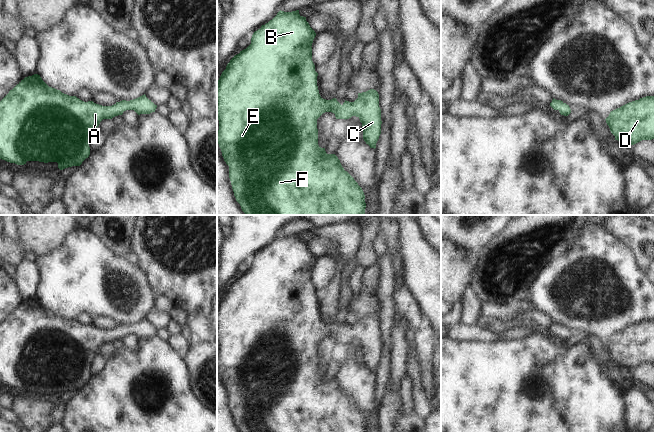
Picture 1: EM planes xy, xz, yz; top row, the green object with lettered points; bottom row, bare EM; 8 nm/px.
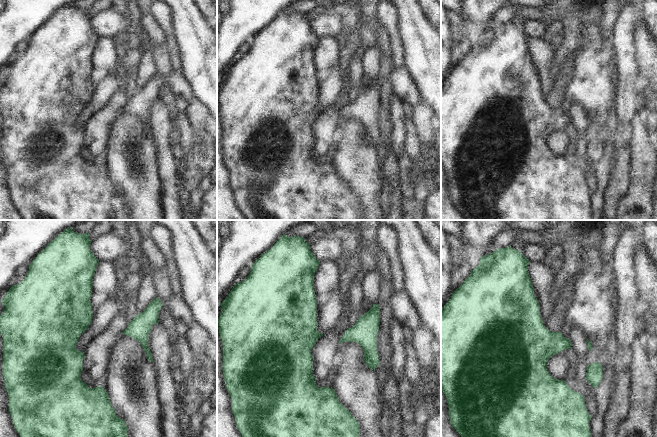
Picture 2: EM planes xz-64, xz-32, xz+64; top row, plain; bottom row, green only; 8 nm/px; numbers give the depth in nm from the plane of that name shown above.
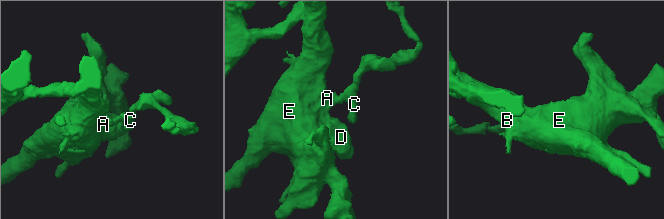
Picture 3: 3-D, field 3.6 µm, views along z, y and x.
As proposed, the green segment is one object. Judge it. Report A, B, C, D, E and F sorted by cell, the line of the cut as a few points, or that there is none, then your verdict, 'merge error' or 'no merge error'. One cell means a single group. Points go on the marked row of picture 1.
A B C D E F | no cut | no merge error

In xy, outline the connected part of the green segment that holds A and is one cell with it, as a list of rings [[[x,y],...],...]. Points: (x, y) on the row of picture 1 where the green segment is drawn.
[[[34,74],[21,80],[0,101],[0,159],[17,165],[27,161],[57,162],[60,170],[80,166],[90,155],[89,142],[103,119],[112,119],[126,110],[134,110],[138,115],[150,114],[156,108],[145,94],[112,106],[84,102],[49,87],[40,75]]]

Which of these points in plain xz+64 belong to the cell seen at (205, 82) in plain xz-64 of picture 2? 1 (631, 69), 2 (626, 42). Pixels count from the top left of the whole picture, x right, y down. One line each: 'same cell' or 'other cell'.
1: other cell
2: other cell

